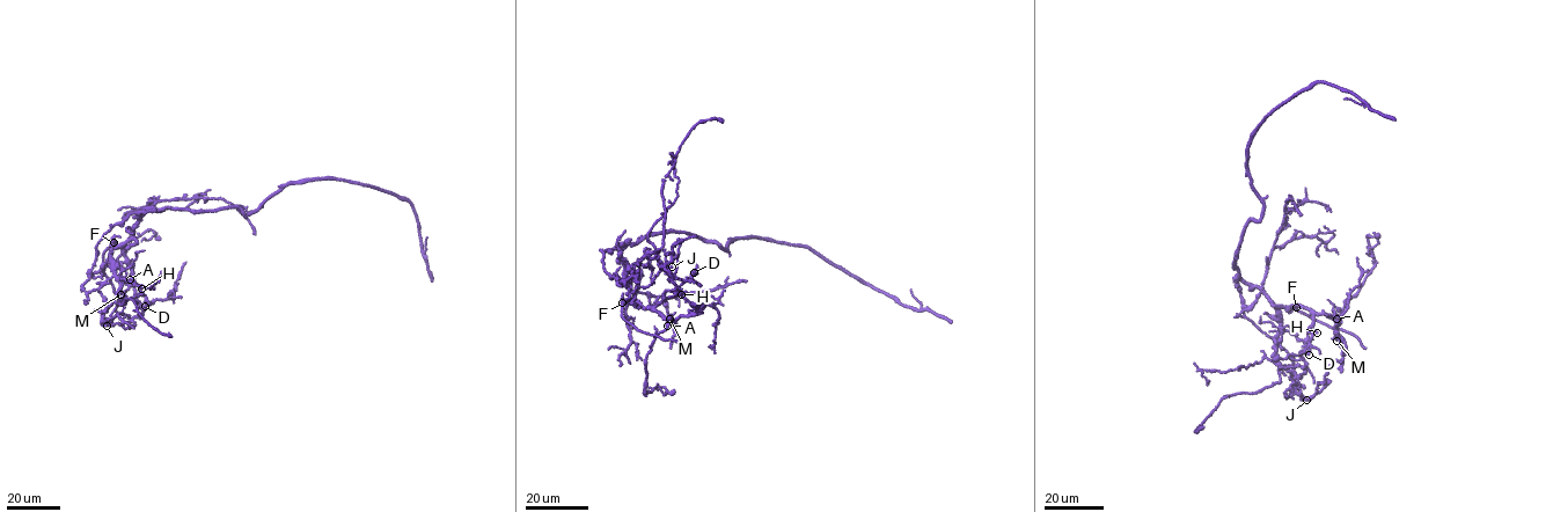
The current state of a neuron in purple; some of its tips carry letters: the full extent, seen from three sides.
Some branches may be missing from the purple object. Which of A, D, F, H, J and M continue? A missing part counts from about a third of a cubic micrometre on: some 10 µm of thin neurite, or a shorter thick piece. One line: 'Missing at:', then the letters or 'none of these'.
Missing at: A

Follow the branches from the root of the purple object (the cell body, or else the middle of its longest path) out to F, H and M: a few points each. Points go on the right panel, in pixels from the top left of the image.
F: (1239, 247), (1232, 264), (1239, 279), (1260, 287), (1273, 305), (1296, 307)
H: (1239, 247), (1232, 264), (1239, 279), (1260, 287), (1273, 305), (1310, 311), (1313, 315), (1309, 331), (1317, 333)
M: (1239, 247), (1232, 264), (1239, 279), (1260, 287), (1273, 305), (1302, 306), (1330, 317), (1337, 323), (1337, 341)

